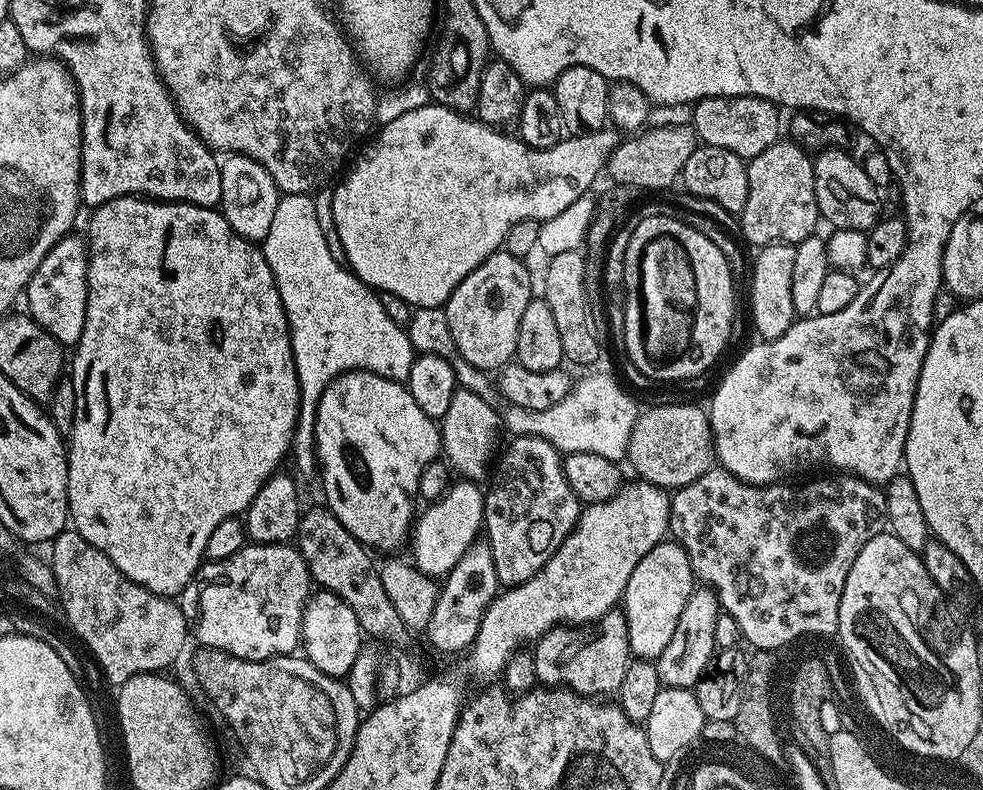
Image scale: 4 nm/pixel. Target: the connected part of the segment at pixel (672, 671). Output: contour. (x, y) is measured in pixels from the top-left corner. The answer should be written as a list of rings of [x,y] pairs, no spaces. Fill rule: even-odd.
[[[708,586],[700,587],[693,591],[692,597],[686,602],[674,626],[674,634],[670,634],[670,640],[666,642],[666,648],[660,656],[655,657],[654,663],[661,685],[695,689],[698,678],[704,673],[705,666],[717,651],[716,623],[719,622],[720,616],[722,617],[722,600],[719,595],[715,596]]]

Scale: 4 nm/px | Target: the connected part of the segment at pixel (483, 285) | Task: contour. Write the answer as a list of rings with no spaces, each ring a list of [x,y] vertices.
[[[497,250],[491,256],[487,256],[474,271],[469,274],[461,284],[452,292],[447,304],[443,305],[446,318],[449,320],[450,334],[456,344],[458,356],[476,368],[505,367],[516,355],[516,343],[518,342],[518,322],[522,322],[522,314],[526,306],[534,298],[532,292],[532,276],[523,259],[519,256],[511,256],[503,250]]]

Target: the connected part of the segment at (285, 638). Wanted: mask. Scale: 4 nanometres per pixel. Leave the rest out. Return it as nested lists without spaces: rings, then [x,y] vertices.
[[[252,542],[238,549],[230,558],[201,563],[192,581],[180,593],[178,603],[185,620],[194,621],[194,636],[200,639],[198,641],[203,647],[217,648],[243,660],[269,660],[272,656],[297,651],[302,637],[300,625],[294,617],[307,595],[308,584],[310,575],[307,562],[295,547]]]

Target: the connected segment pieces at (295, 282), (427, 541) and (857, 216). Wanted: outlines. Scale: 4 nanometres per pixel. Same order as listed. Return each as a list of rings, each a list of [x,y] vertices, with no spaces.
[[[302,192],[281,195],[270,222],[270,234],[266,234],[262,241],[264,257],[276,279],[284,313],[288,315],[288,331],[292,333],[292,357],[296,362],[300,382],[300,420],[308,423],[308,426],[315,425],[316,408],[320,405],[322,394],[336,377],[359,370],[365,374],[385,376],[389,381],[404,382],[411,374],[414,361],[414,349],[407,331],[392,321],[391,314],[379,300],[381,297],[341,263],[334,248],[332,253],[328,236],[316,217],[316,204],[312,198]]]
[[[472,482],[453,483],[443,499],[429,503],[424,517],[414,526],[414,540],[416,536],[415,567],[423,573],[447,574],[455,566],[463,552],[477,537],[476,530],[480,530],[484,518],[483,491],[479,492],[477,485]]]
[[[830,148],[819,153],[812,161],[814,170],[814,194],[821,217],[829,220],[836,230],[867,233],[869,228],[880,223],[882,213],[882,192],[868,172],[852,156],[847,156],[840,148]]]

